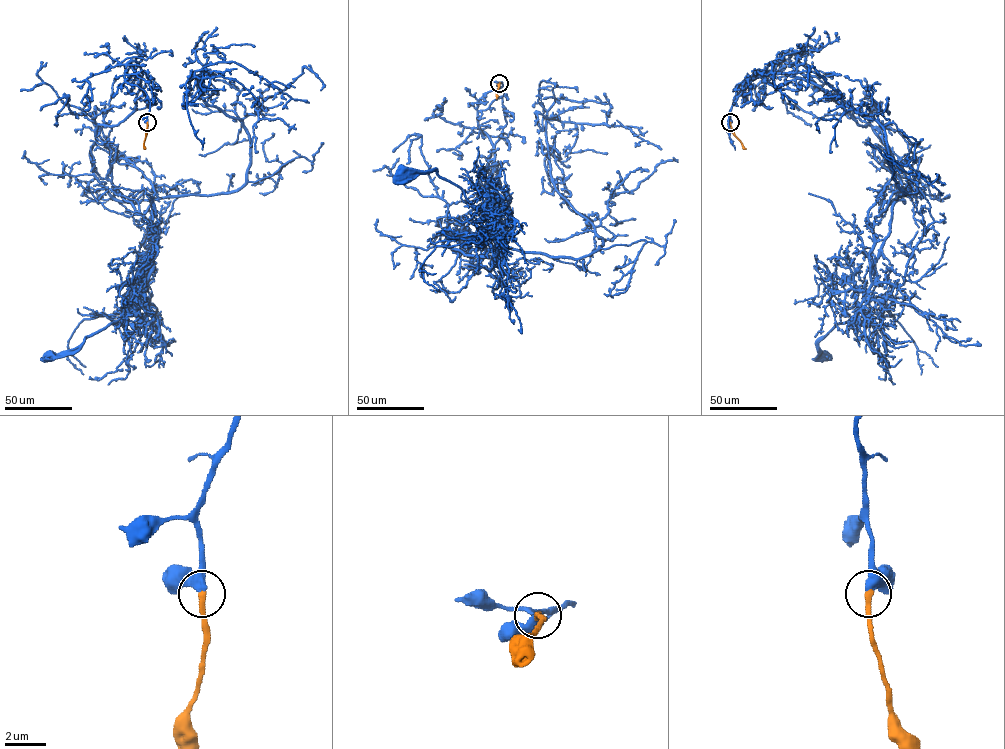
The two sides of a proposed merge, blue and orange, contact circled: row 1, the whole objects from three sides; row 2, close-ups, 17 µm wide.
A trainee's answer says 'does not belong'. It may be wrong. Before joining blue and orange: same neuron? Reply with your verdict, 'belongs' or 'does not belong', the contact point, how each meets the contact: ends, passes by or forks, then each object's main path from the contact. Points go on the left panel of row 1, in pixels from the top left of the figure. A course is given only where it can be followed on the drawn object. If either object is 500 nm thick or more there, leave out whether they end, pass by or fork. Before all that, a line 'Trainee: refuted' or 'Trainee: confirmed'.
Trainee: refuted
belongs; place (147, 122); blue passes by; orange ends; course blue (147, 122), (131, 61), (135, 109), (96, 131), (154, 237), (152, 271), (117, 320), (47, 355); course orange (147, 122), (144, 149)

